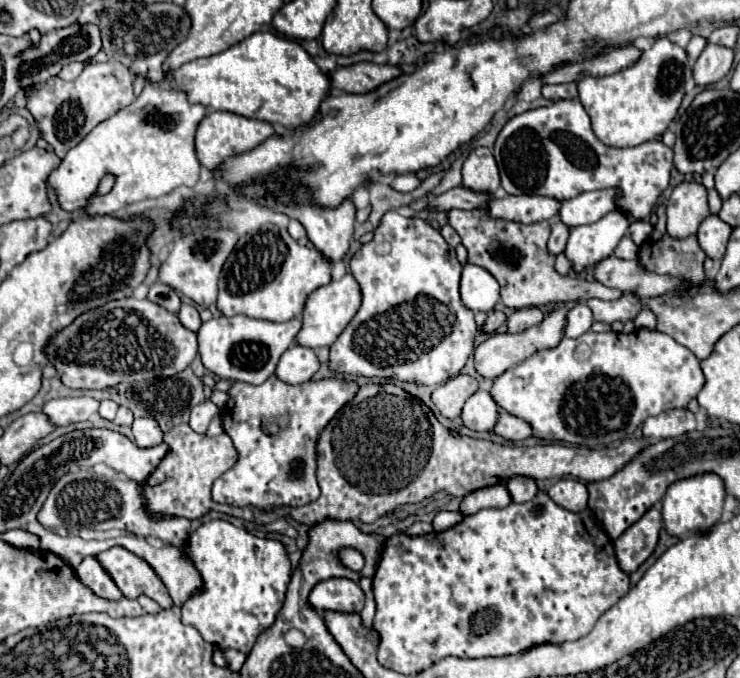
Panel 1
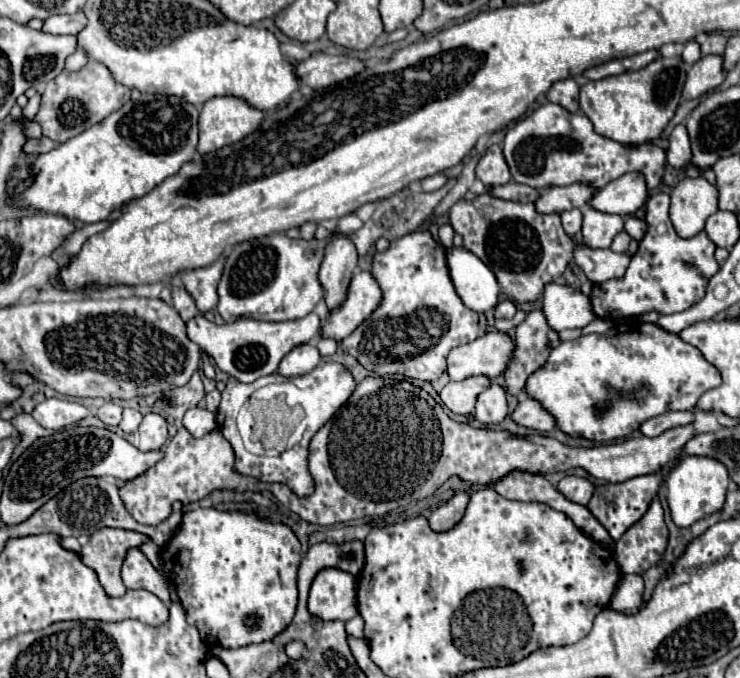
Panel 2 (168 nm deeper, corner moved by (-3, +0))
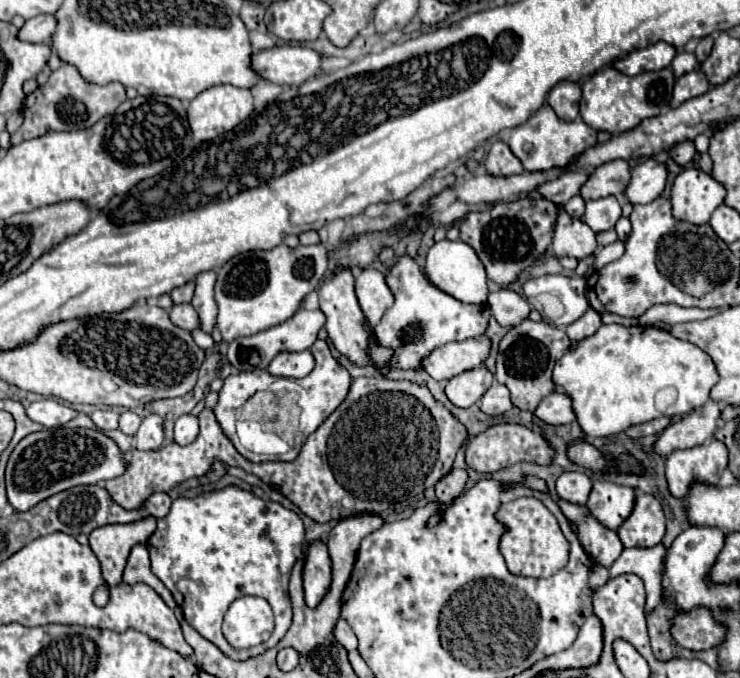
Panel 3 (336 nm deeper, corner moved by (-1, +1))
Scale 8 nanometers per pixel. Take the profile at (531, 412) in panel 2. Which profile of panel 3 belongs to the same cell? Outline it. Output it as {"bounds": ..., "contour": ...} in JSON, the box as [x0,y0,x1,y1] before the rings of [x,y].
{"bounds":[535,392,575,424],"contour":[[[553,392],[541,400],[535,410],[535,416],[547,424],[569,424],[575,420],[575,412],[571,406],[571,398],[565,392]]]}

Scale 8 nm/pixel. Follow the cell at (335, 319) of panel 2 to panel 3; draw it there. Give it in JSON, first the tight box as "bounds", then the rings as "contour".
{"bounds":[355,268,393,328],"contour":[[[365,268],[355,278],[355,292],[369,328],[375,328],[385,310],[393,306],[393,292],[385,282],[385,274],[375,268]]]}

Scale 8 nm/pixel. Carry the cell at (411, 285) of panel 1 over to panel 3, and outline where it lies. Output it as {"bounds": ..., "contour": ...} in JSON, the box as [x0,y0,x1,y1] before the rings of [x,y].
{"bounds":[373,256,491,370],"contour":[[[403,256],[399,258],[399,262],[391,268],[391,272],[387,274],[387,284],[395,294],[395,304],[385,312],[385,316],[381,318],[381,322],[373,328],[373,342],[385,346],[385,348],[393,348],[395,356],[393,356],[393,368],[401,368],[401,370],[409,370],[409,368],[421,368],[421,360],[433,350],[439,348],[447,342],[461,342],[467,338],[479,338],[485,334],[489,318],[491,318],[491,310],[487,306],[481,304],[465,304],[455,300],[453,296],[441,292],[439,288],[435,288],[423,274],[423,268],[417,266],[417,262],[411,256]]]}

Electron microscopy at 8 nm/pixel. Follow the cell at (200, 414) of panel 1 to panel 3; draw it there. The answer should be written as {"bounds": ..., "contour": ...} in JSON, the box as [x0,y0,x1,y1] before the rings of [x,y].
{"bounds":[175,416,199,446],"contour":[[[181,416],[181,420],[177,420],[175,424],[175,442],[179,446],[187,446],[191,444],[199,434],[199,420],[195,416]]]}

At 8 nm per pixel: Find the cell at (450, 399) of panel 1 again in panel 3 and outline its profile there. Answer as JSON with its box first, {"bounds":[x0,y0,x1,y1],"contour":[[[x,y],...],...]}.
{"bounds":[445,366,493,408],"contour":[[[479,366],[479,368],[471,368],[471,370],[465,370],[457,376],[453,376],[449,380],[445,392],[447,392],[447,398],[455,406],[467,408],[467,406],[479,402],[491,384],[493,384],[493,374],[485,366]]]}

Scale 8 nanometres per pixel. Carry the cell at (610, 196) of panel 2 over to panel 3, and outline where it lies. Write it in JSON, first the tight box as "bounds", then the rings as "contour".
{"bounds":[627,158,667,204],"contour":[[[649,158],[631,170],[631,182],[627,186],[627,198],[631,204],[649,204],[663,190],[667,182],[667,166]]]}

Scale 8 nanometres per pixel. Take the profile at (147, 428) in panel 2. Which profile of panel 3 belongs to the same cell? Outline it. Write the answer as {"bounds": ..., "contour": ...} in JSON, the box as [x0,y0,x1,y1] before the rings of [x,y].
{"bounds":[135,414,163,450],"contour":[[[149,414],[143,418],[139,432],[135,434],[137,450],[157,450],[163,442],[163,420],[157,414]]]}

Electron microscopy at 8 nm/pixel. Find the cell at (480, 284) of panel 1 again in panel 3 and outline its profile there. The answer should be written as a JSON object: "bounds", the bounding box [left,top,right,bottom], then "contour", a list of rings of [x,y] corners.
{"bounds":[423,240,487,304],"contour":[[[441,240],[435,242],[425,258],[425,268],[423,268],[427,280],[437,286],[439,290],[443,290],[445,294],[467,302],[467,304],[485,304],[487,302],[487,274],[485,268],[481,264],[481,260],[477,258],[477,254],[473,252],[473,248],[461,240],[451,242],[451,240]]]}

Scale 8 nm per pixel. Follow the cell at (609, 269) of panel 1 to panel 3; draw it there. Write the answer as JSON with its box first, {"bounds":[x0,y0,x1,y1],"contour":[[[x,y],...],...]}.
{"bounds":[553,204,597,260],"contour":[[[557,204],[557,222],[553,226],[553,254],[555,256],[575,256],[577,260],[593,254],[597,248],[595,232],[579,220],[565,212],[563,204]]]}

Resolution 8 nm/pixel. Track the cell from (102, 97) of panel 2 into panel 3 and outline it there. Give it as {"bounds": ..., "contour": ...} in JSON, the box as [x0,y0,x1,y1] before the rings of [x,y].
{"bounds":[11,64,125,144],"contour":[[[63,64],[59,70],[51,72],[49,80],[31,92],[25,98],[25,120],[17,132],[11,134],[11,144],[19,144],[23,140],[31,140],[43,136],[45,132],[61,132],[61,130],[83,130],[91,128],[103,116],[113,114],[121,102],[125,102],[125,86],[119,82],[111,82],[105,86],[89,84],[81,80],[77,68]]]}

